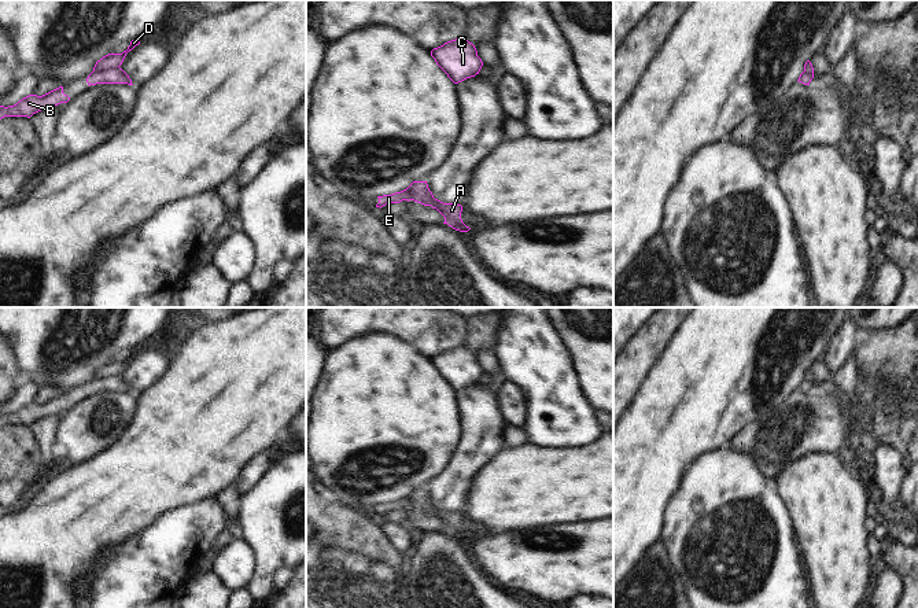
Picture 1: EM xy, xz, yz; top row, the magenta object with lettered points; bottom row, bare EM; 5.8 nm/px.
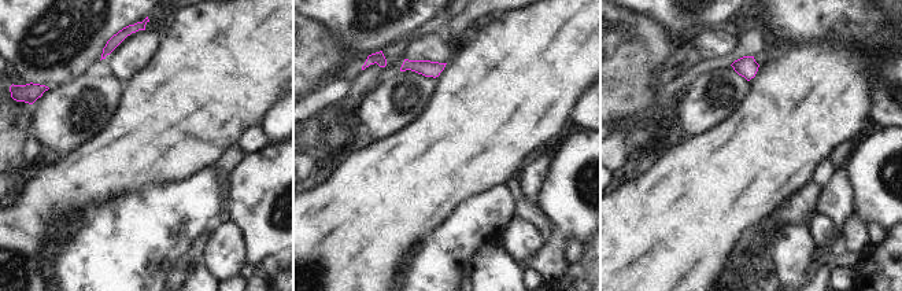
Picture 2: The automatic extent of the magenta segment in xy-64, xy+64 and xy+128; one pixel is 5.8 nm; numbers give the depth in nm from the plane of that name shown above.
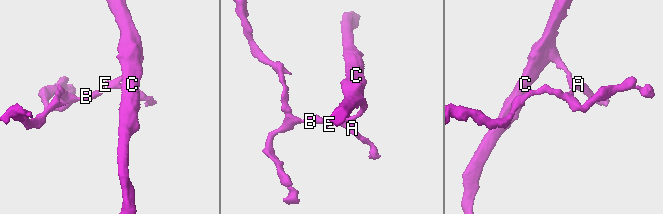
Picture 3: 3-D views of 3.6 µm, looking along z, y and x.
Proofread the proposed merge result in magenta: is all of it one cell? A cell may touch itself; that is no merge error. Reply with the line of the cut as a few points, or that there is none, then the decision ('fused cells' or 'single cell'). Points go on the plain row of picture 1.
xy (118, 373), (93, 379) | fused cells

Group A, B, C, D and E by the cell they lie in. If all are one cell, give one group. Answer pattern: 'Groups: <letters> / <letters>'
Groups: A B / C D E.

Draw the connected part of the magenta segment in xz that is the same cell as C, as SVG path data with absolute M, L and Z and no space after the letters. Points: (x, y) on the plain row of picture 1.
M456 346L434 355L431 364L454 391L475 384L483 373L475 353L465 346Z

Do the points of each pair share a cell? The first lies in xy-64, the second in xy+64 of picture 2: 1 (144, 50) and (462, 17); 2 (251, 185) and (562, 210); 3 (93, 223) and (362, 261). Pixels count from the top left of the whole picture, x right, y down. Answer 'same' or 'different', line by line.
1: different
2: same
3: different

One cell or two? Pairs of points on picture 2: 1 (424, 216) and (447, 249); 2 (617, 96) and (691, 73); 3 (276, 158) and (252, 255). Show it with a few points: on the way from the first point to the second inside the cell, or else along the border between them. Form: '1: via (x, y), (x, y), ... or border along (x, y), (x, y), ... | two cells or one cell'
1: border along (455, 205), (410, 250) | two cells
2: border along (658, 87), (650, 99), (635, 110) | two cells
3: via (276, 183), (276, 192), (269, 206), (266, 231) | one cell

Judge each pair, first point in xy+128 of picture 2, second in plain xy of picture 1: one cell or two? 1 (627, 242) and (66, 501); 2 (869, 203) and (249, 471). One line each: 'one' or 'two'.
1: one
2: two

